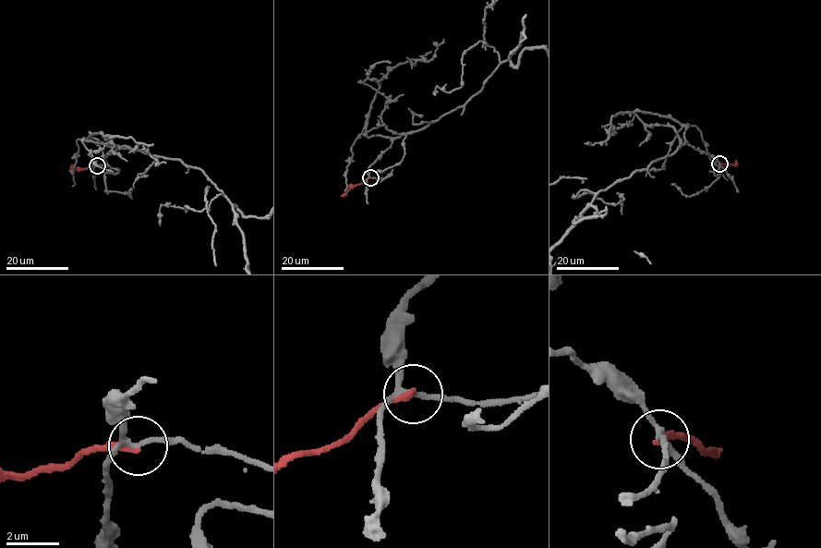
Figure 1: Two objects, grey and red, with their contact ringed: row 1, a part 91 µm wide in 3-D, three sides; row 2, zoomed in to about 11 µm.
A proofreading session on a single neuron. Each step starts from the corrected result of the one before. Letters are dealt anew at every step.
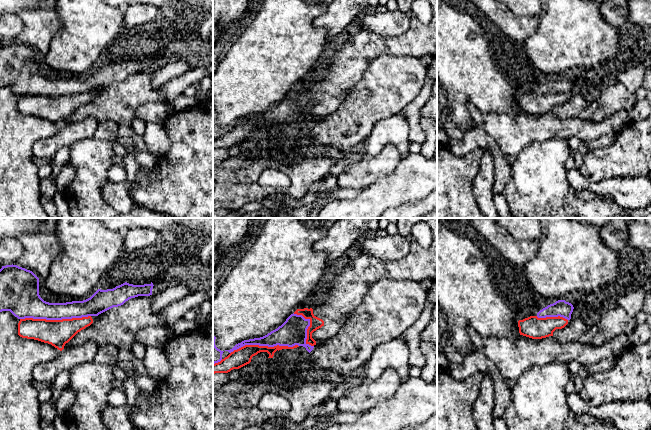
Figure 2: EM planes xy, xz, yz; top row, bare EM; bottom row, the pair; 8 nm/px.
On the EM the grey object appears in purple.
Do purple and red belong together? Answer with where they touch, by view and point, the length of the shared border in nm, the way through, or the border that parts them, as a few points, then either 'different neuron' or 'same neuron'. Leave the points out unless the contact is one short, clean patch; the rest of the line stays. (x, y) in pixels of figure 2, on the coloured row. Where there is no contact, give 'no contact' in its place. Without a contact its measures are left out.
contact xy (55, 319); length 550 nm; different neuron

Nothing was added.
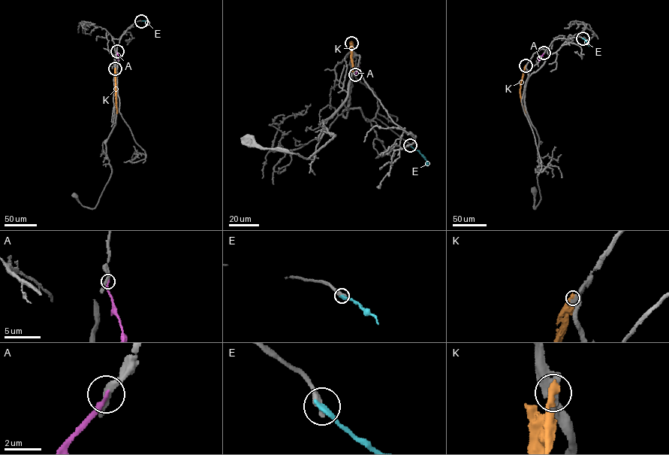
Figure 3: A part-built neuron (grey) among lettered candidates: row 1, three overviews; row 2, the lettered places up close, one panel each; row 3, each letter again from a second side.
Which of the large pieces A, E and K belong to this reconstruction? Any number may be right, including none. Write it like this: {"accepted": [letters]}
{"accepted": []}

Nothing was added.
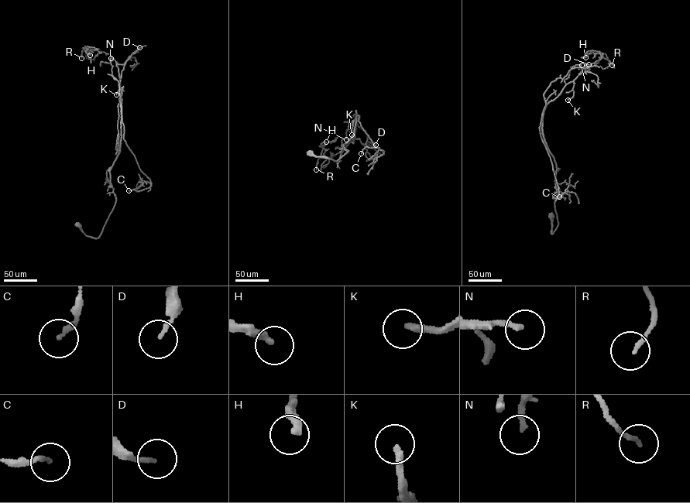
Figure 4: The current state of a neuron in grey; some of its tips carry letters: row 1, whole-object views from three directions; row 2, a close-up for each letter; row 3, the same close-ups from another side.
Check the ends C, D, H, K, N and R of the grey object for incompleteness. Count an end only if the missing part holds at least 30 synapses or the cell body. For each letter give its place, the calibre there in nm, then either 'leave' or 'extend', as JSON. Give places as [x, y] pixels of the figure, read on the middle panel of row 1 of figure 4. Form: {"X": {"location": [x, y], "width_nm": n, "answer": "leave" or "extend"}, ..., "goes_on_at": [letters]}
{"C": {"location": [361, 153], "width_nm": 180, "answer": "leave"}, "D": {"location": [375, 145], "width_nm": 140, "answer": "leave"}, "H": {"location": [326, 142], "width_nm": 320, "answer": "leave"}, "K": {"location": [351, 135], "width_nm": 240, "answer": "extend"}, "N": {"location": [346, 139], "width_nm": 180, "answer": "leave"}, "R": {"location": [316, 169], "width_nm": 140, "answer": "leave"}, "goes_on_at": ["K"]}

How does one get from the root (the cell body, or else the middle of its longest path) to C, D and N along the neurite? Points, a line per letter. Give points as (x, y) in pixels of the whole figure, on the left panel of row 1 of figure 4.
C: (79, 224), (97, 237), (114, 204), (110, 170), (119, 152), (121, 116), (123, 139), (151, 184), (128, 190)
D: (79, 224), (86, 235), (97, 237), (114, 204), (110, 170), (121, 137), (116, 62), (123, 64), (139, 47)
N: (79, 224), (86, 235), (97, 237), (115, 201), (110, 170), (119, 152), (121, 101), (111, 58)

